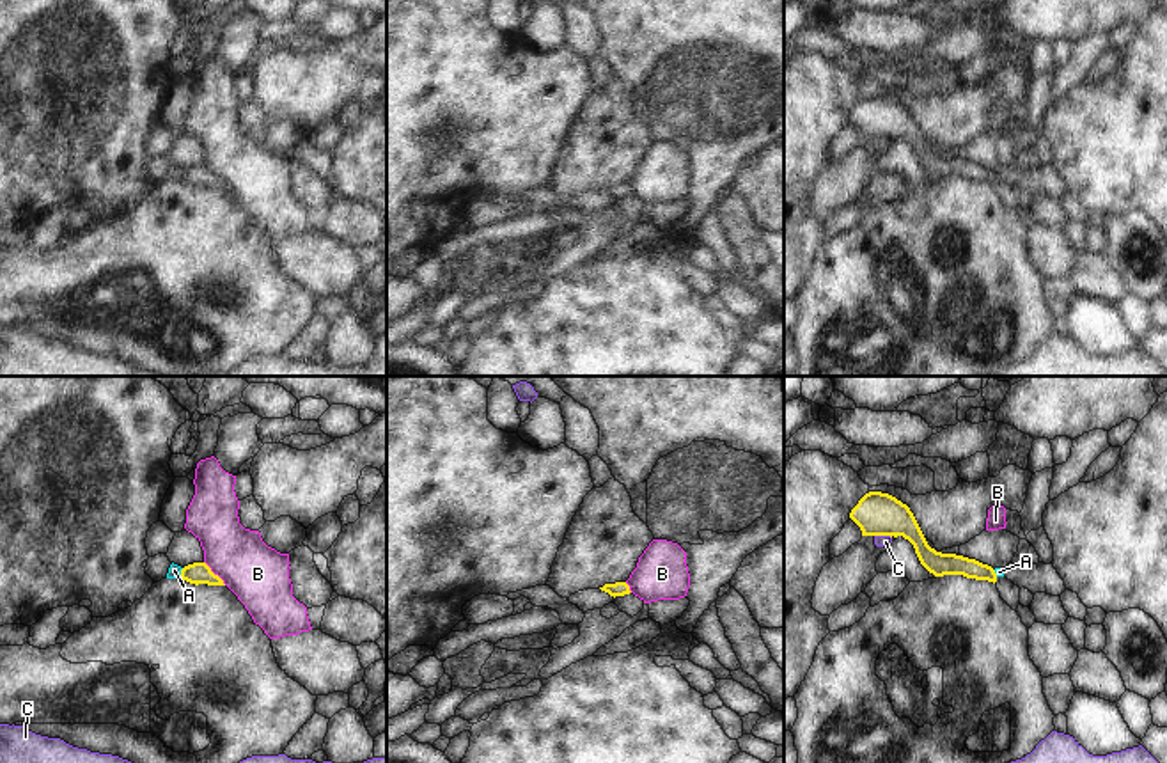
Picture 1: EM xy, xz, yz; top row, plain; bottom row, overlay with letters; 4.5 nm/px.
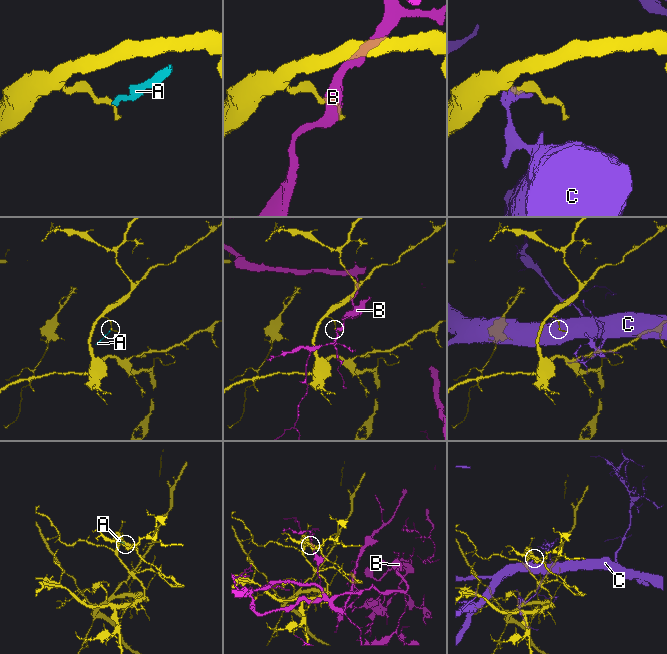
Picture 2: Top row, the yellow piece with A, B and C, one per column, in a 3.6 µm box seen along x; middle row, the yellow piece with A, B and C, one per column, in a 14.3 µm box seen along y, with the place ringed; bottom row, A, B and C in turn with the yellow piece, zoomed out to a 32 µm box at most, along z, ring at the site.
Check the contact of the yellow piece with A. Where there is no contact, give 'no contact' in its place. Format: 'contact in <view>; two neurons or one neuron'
contact in xy; two neurons

